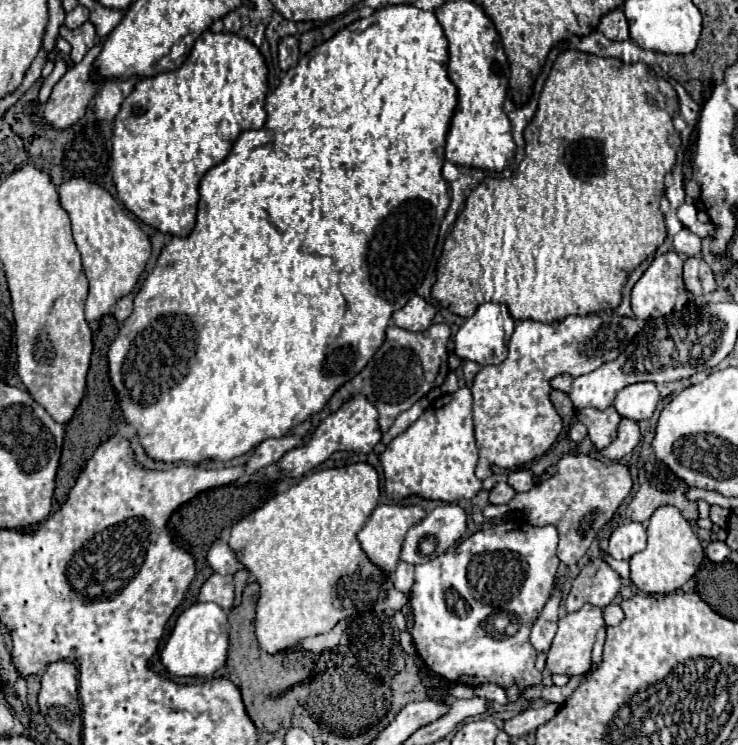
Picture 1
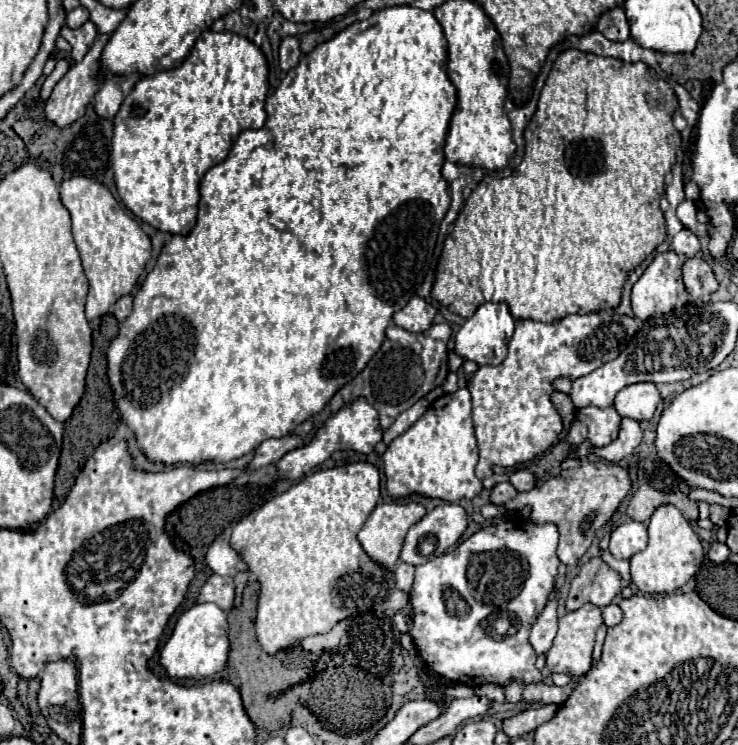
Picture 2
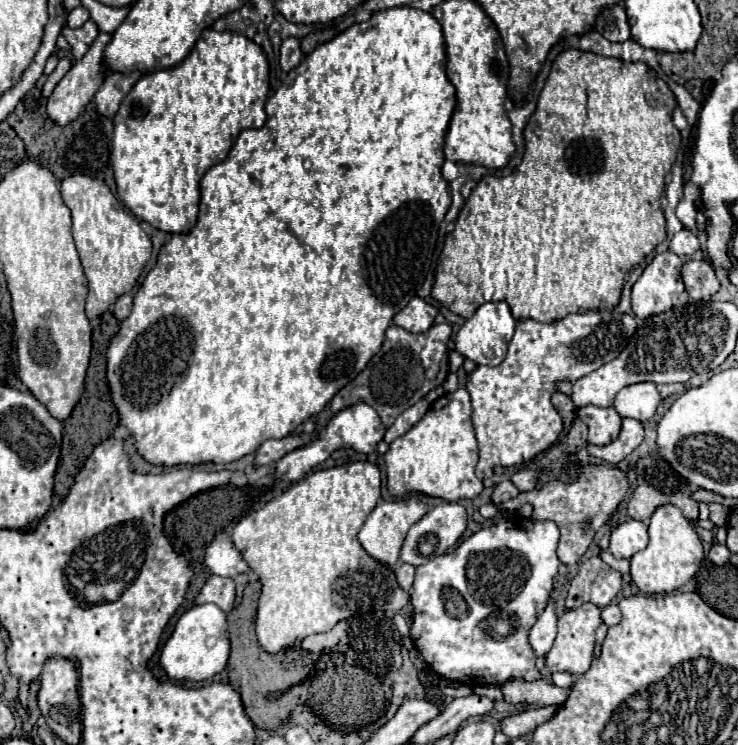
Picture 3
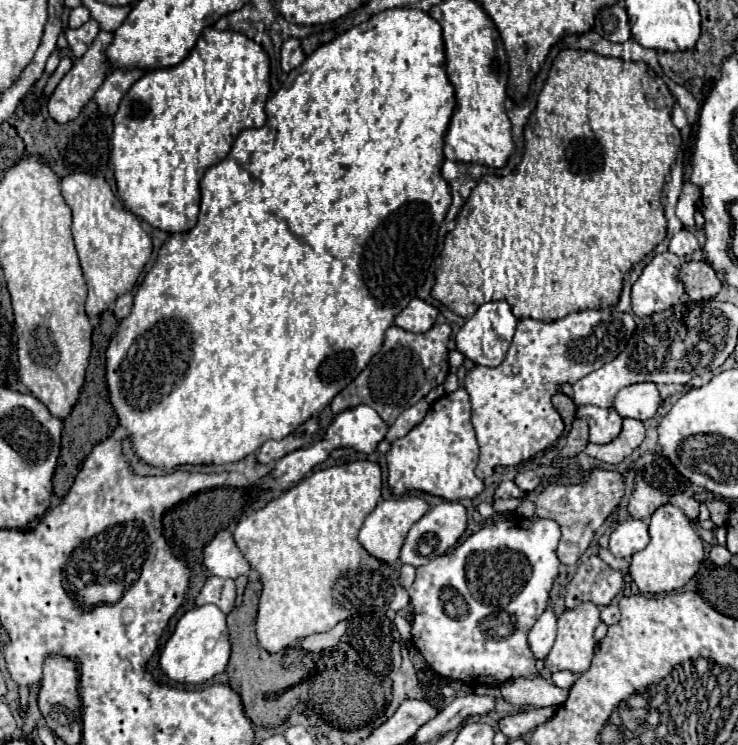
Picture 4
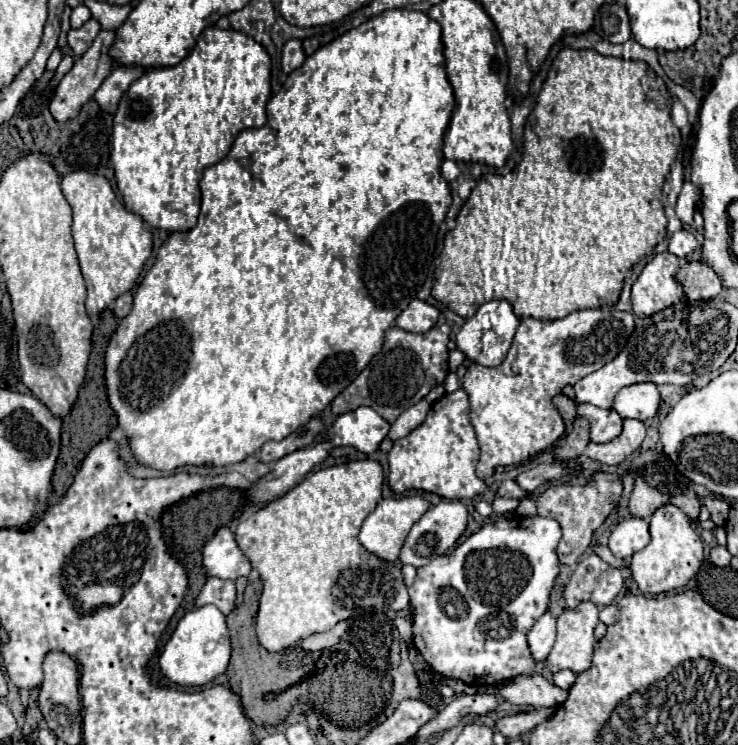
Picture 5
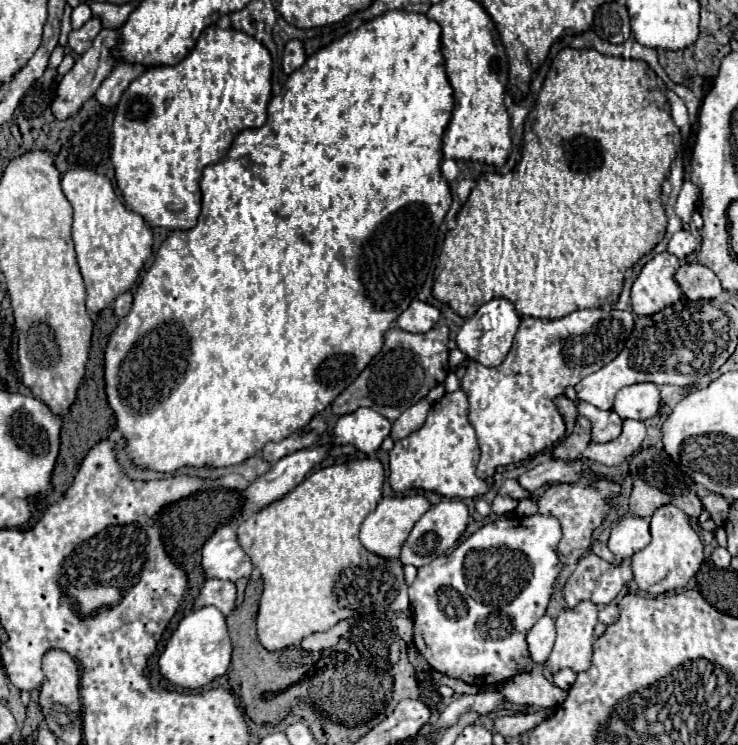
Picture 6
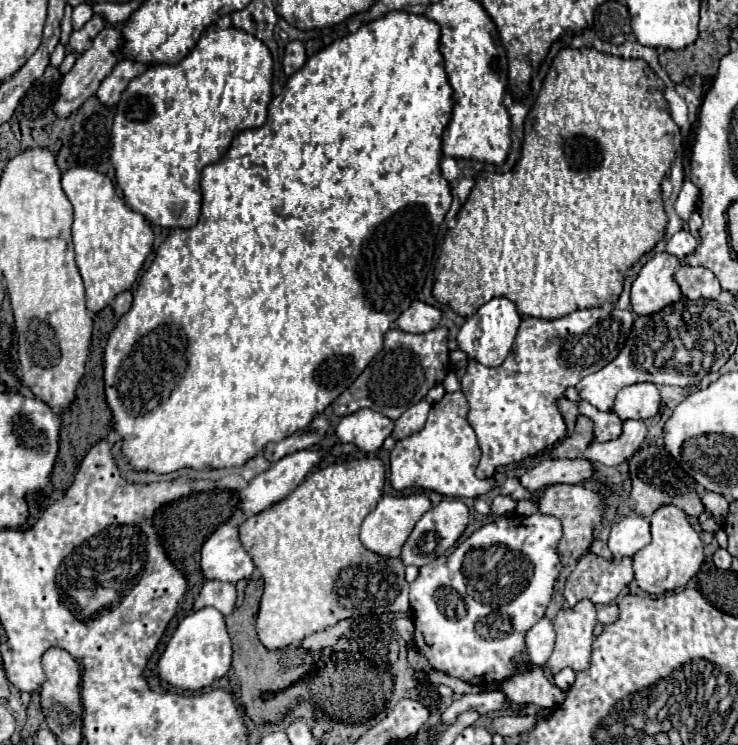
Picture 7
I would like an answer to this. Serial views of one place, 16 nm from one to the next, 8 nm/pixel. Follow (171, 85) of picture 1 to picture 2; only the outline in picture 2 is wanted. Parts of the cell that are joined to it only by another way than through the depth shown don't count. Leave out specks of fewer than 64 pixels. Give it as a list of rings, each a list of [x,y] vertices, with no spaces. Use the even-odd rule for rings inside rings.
[[[204,30],[182,66],[138,80],[114,118],[114,146],[109,159],[116,190],[124,206],[142,222],[158,228],[160,232],[178,236],[190,234],[196,224],[200,200],[198,184],[202,176],[228,156],[240,132],[252,128],[258,130],[264,126],[266,96],[268,66],[264,54],[250,40],[230,32]]]

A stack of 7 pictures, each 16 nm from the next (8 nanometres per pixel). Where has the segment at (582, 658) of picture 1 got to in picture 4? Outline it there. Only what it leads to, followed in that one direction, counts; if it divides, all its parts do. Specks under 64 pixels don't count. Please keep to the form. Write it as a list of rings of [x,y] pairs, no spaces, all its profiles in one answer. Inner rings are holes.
[[[584,602],[574,610],[566,610],[558,618],[558,636],[556,642],[546,658],[546,666],[550,672],[560,672],[560,670],[570,670],[572,674],[584,674],[590,668],[592,656],[594,656],[594,630],[600,624],[600,610],[592,602]]]

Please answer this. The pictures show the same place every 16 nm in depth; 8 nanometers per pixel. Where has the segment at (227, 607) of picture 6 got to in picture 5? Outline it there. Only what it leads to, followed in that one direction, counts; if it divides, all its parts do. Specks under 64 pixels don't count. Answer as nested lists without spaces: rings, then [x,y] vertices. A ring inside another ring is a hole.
[[[208,578],[206,584],[204,584],[204,588],[200,590],[200,594],[196,598],[196,606],[214,604],[224,614],[230,614],[232,608],[234,608],[234,600],[236,600],[236,588],[234,588],[232,580]]]

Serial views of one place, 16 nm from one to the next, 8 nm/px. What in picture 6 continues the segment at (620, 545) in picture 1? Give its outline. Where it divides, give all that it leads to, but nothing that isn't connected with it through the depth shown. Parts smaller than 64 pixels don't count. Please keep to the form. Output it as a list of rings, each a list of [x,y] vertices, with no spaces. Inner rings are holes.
[[[640,516],[622,518],[610,532],[608,548],[616,558],[630,558],[650,542],[650,524]]]

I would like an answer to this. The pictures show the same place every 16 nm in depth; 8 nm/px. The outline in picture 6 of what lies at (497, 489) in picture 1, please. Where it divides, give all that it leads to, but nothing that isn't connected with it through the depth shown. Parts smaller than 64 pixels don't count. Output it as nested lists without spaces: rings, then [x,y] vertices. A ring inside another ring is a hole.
[[[514,478],[504,480],[504,484],[500,486],[498,494],[500,494],[500,496],[508,496],[508,498],[516,498],[516,500],[530,498],[530,494],[528,494],[528,492],[524,492],[524,488],[520,488],[520,484],[516,484],[516,480],[514,480]]]

